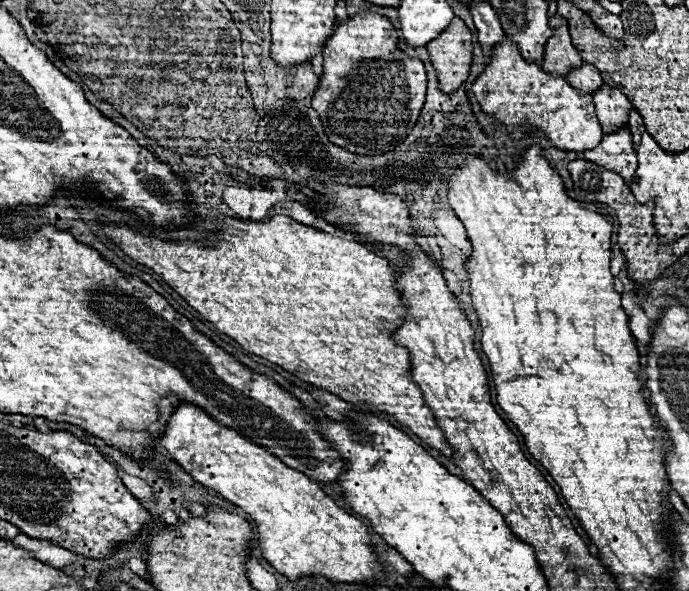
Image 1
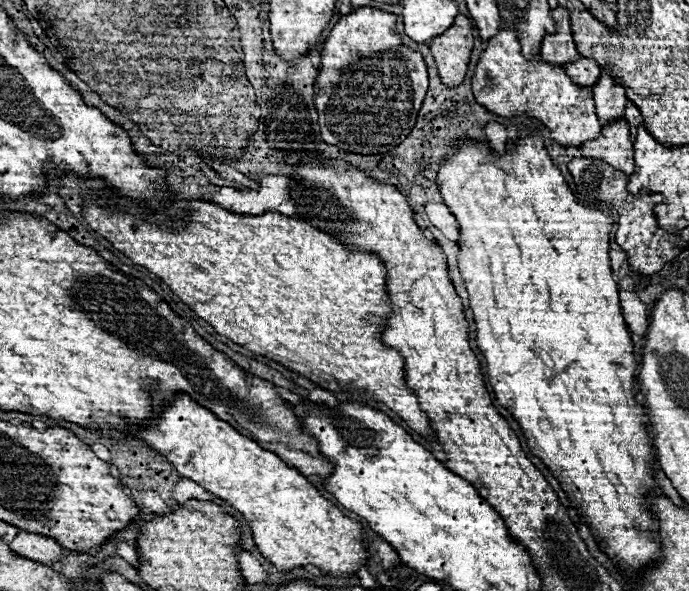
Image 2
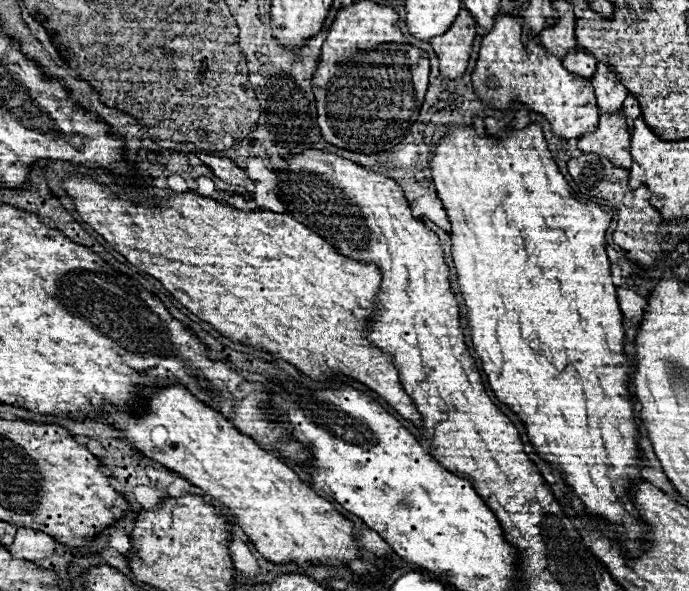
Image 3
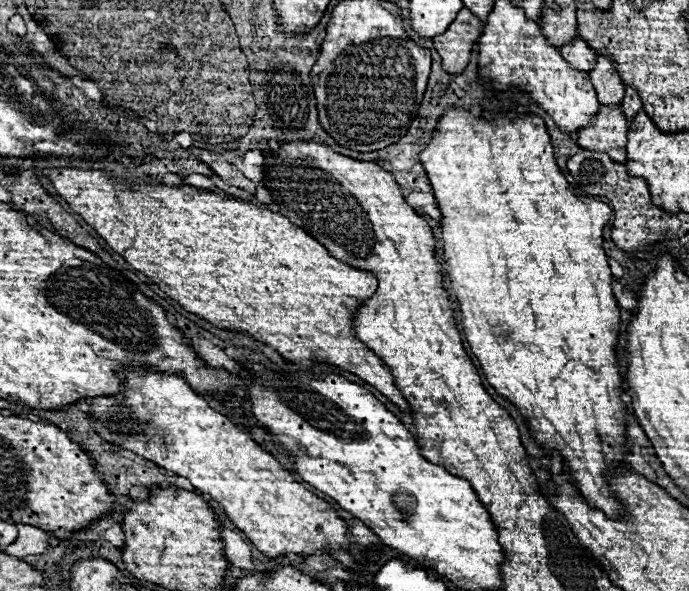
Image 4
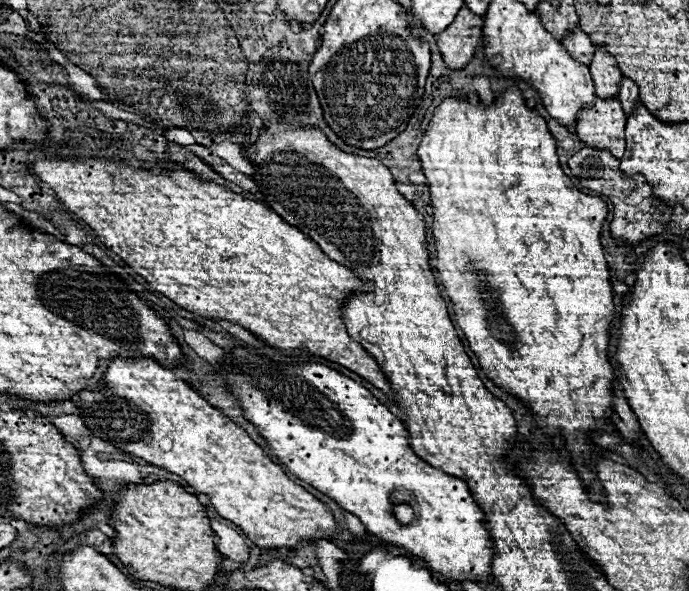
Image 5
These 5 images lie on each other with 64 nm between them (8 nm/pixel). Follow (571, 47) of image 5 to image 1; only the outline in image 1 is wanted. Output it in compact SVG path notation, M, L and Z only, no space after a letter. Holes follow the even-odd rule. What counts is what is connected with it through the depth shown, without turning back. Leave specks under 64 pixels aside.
M582 64L578 68L574 68L572 72L568 72L568 82L578 88L578 90L588 90L594 92L598 90L598 86L602 84L602 76L598 74L594 64Z

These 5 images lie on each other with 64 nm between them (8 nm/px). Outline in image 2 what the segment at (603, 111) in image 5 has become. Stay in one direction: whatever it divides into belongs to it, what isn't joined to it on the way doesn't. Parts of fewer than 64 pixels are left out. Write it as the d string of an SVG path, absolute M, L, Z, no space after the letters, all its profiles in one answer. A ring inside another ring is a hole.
M626 120L608 122L608 126L602 126L602 132L598 138L584 142L580 146L582 156L600 158L630 176L634 170L634 150L632 150L628 128L630 126Z

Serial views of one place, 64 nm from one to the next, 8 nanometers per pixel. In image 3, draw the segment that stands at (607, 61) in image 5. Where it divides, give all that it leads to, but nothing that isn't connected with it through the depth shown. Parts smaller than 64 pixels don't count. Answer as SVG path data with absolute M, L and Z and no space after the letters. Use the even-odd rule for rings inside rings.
M600 62L594 76L590 78L590 82L594 86L600 112L618 112L622 108L622 102L624 102L628 90L620 84L618 76L612 72L612 68L608 64Z

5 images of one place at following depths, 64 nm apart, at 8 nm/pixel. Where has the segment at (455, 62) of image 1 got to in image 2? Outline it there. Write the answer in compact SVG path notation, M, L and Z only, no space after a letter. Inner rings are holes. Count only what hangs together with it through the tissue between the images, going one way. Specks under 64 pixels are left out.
M458 14L454 24L440 36L430 40L430 50L438 66L440 80L446 86L458 86L468 70L470 52L474 44L472 22L468 16Z

